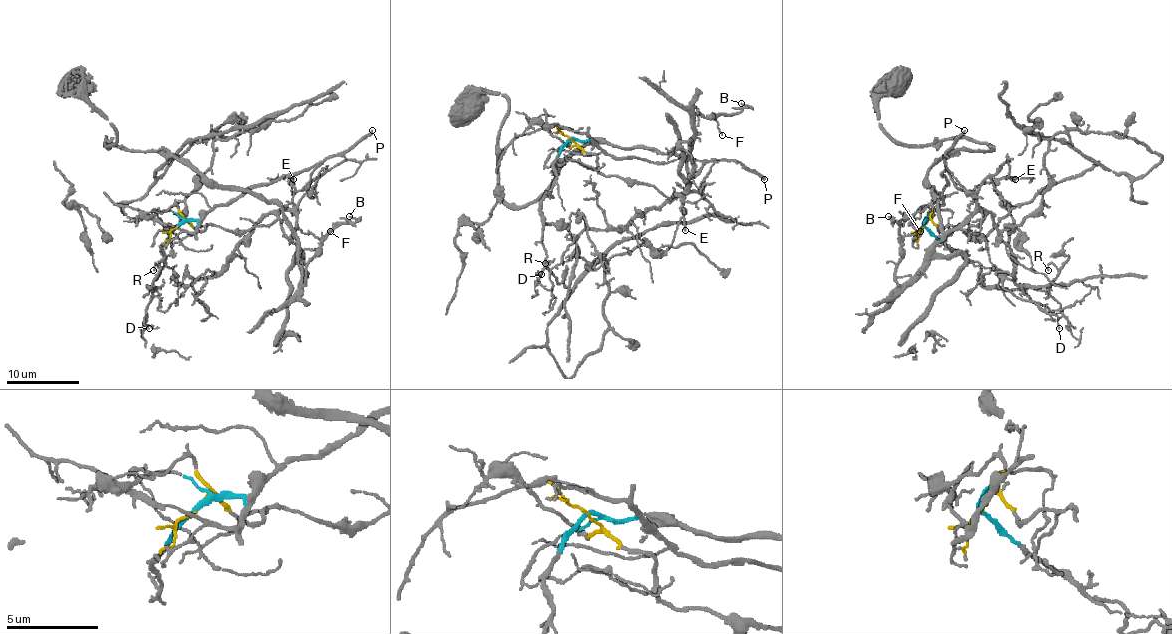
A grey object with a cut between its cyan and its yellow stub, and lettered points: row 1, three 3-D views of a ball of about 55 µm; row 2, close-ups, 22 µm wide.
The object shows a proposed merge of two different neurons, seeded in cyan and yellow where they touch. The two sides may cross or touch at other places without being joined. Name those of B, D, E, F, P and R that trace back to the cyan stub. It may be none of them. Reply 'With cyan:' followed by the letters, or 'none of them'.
With cyan: D, E, P, R

